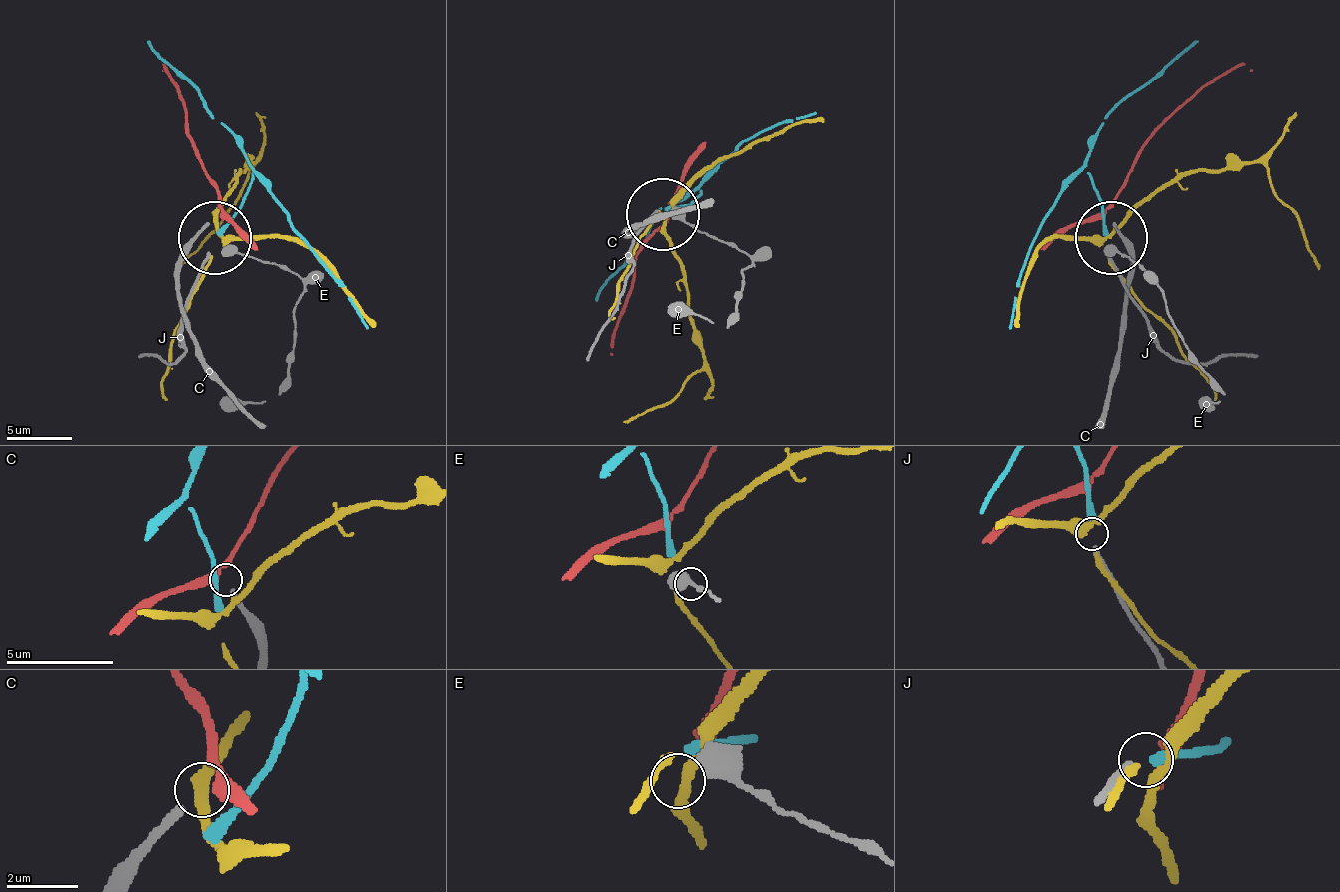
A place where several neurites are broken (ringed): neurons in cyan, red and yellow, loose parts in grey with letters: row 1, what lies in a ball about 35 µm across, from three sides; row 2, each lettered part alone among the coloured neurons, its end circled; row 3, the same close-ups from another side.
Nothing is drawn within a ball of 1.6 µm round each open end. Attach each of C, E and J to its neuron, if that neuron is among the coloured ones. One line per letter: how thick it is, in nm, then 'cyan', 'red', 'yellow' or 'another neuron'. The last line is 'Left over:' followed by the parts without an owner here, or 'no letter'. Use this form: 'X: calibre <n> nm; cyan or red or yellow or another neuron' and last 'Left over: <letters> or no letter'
C: calibre 240 nm; red
E: calibre 400 nm; another neuron
J: calibre 220 nm; cyan
Left over: E

